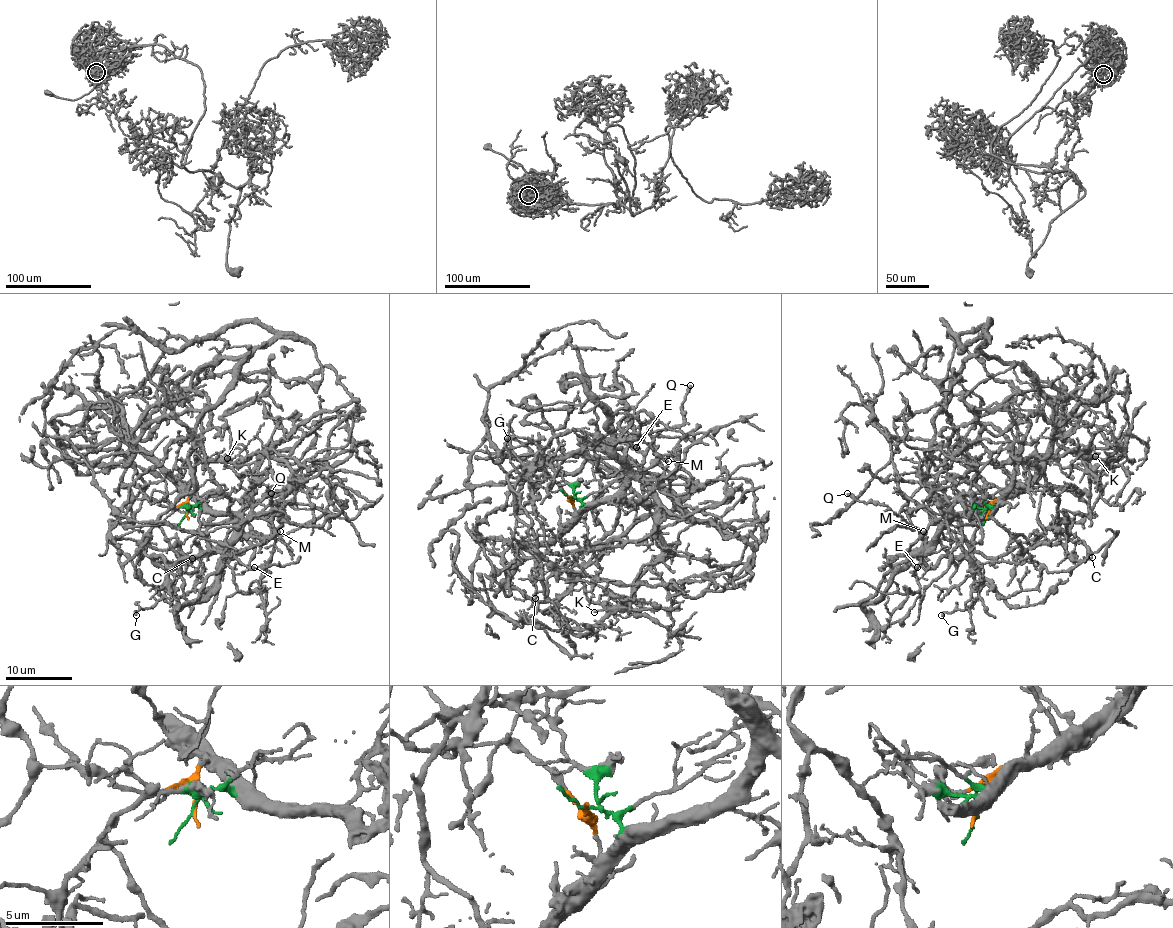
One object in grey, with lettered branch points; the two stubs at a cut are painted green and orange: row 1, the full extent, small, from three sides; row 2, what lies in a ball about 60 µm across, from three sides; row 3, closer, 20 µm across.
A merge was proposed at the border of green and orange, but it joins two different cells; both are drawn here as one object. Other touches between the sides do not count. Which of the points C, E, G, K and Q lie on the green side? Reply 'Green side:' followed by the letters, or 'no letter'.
Green side: C, E, G, K

